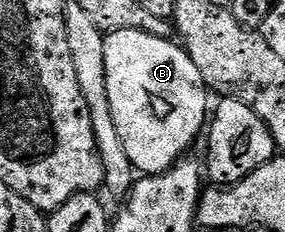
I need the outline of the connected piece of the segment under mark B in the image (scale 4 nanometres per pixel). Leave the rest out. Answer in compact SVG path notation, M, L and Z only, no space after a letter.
M114 31L105 36L104 42L106 43L106 91L110 95L110 111L114 111L114 127L118 127L118 139L122 139L122 147L126 147L126 155L130 155L130 163L137 174L164 173L191 150L188 148L195 143L196 136L199 133L201 136L205 132L206 122L210 117L210 101L208 105L210 90L205 85L202 75L198 75L198 67L194 67L188 52L175 40L166 37L155 37L142 31Z

